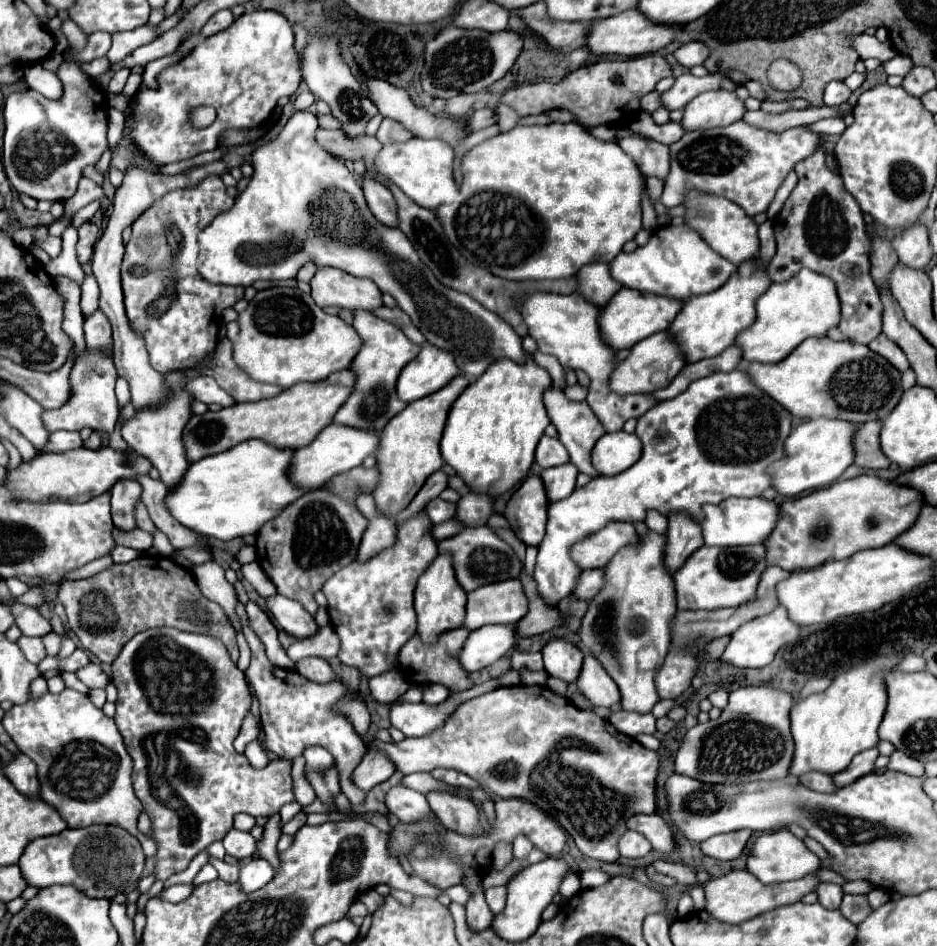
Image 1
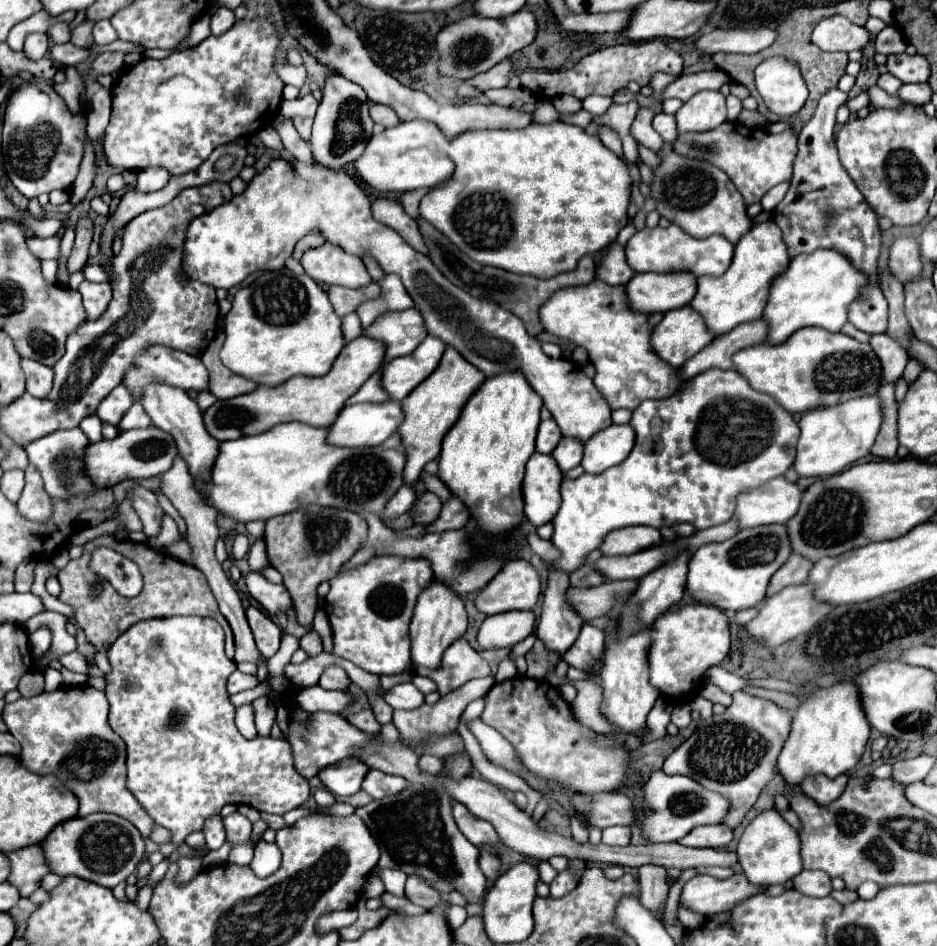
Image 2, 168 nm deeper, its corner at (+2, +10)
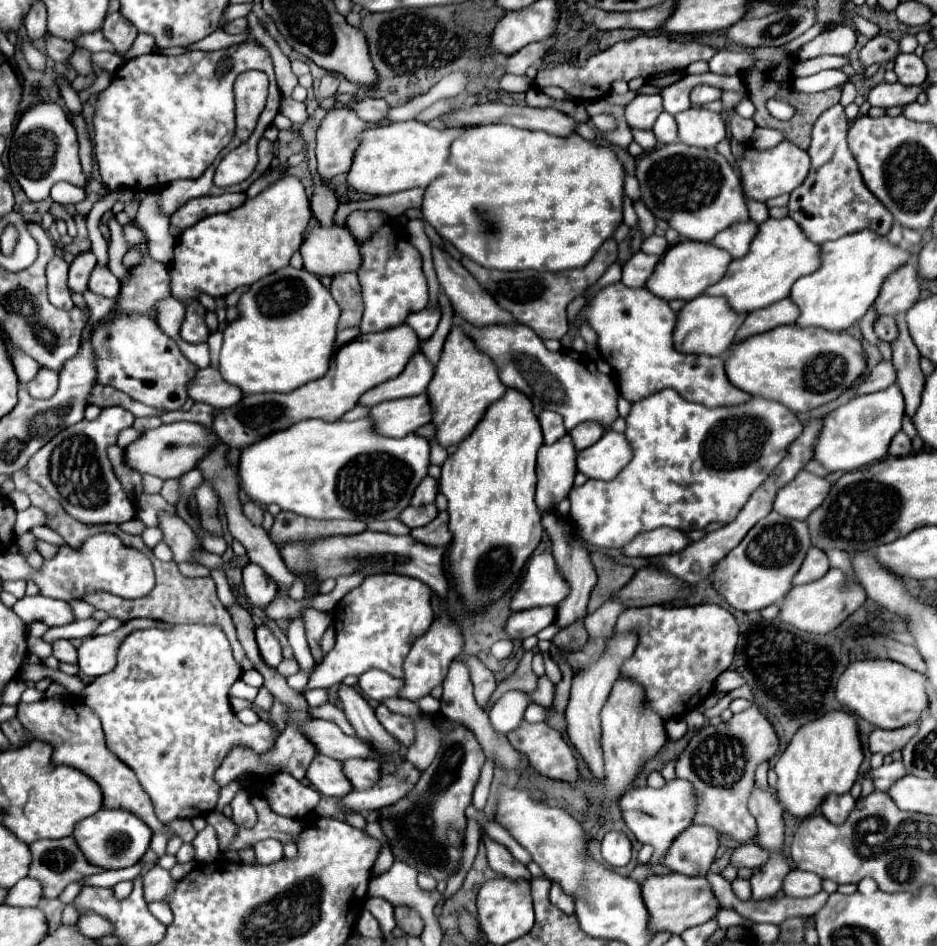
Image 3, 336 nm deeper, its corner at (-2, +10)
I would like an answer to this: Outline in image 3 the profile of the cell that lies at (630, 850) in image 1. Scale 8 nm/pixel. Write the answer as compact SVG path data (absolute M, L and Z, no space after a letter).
M611 831L605 835L605 839L601 843L601 853L603 853L605 863L609 863L613 867L623 867L631 859L631 843L625 833Z

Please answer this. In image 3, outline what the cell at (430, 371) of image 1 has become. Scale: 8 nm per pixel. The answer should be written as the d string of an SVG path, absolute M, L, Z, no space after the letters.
M417 353L399 377L373 387L359 399L359 403L363 403L365 407L371 409L383 401L421 395L427 391L431 377L433 377L433 365L425 359L423 353Z

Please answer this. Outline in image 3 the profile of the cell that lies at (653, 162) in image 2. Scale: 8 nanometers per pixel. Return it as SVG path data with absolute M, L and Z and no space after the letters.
M631 129L631 133L633 133L633 139L635 139L645 151L651 151L651 149L655 147L655 143L657 143L653 131L637 131L637 129Z

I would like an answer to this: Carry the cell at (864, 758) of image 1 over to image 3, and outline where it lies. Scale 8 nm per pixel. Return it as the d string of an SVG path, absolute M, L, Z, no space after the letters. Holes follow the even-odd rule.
M911 723L907 727L891 729L891 731L887 731L887 729L875 729L869 735L869 751L873 747L877 747L875 751L879 751L881 755L889 755L887 751L891 751L891 753L897 751L897 749L901 751L907 745L907 741L915 735L917 729L919 729L919 723ZM871 743L873 743L873 747L871 747Z

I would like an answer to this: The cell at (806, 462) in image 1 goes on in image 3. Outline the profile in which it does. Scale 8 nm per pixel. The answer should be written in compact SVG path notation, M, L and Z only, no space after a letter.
M897 385L871 395L853 397L849 403L841 405L825 417L815 447L815 461L823 463L829 471L855 471L883 459L891 439L901 431L901 419L905 415L903 409L905 403Z

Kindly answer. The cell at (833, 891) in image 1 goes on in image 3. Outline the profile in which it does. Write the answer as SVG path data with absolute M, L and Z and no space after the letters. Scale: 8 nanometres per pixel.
M791 871L783 879L783 893L787 897L811 897L821 891L821 877L807 871Z

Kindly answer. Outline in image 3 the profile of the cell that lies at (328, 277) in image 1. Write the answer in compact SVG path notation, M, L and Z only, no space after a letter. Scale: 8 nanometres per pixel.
M313 227L299 249L303 267L315 275L337 275L357 271L361 265L359 245L345 227Z

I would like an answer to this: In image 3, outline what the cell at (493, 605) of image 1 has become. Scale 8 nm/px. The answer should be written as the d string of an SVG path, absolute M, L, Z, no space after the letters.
M549 551L533 555L527 563L523 585L511 599L512 611L523 611L541 605L559 605L569 595L569 583L559 573L559 567Z

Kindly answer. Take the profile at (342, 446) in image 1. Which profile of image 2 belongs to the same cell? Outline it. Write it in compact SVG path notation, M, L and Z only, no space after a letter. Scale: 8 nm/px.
M387 401L387 403L359 403L359 405L349 405L343 407L329 425L327 441L337 445L337 447L375 447L381 445L389 435L393 435L403 421L403 413L397 401Z

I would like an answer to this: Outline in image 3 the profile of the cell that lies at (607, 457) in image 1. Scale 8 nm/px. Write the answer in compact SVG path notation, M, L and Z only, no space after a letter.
M607 431L595 445L577 453L577 471L589 479L611 481L629 463L631 447L623 433Z

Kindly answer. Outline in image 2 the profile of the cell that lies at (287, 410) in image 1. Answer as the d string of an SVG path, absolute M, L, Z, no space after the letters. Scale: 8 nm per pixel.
M357 337L343 347L331 371L323 377L299 375L291 377L289 381L277 387L259 385L251 393L213 403L209 409L203 411L205 429L213 439L229 441L229 439L239 439L243 435L257 435L261 431L271 429L277 423L289 423L289 421L307 423L311 427L329 427L335 421L337 413L343 409L345 401L367 381L371 373L375 373L381 367L383 353L385 353L383 343Z

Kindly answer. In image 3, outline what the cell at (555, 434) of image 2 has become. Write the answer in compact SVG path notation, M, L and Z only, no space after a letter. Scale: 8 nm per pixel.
M541 411L537 415L539 419L539 425L541 425L541 431L543 431L543 439L547 445L559 441L567 431L563 427L563 417L555 411Z

